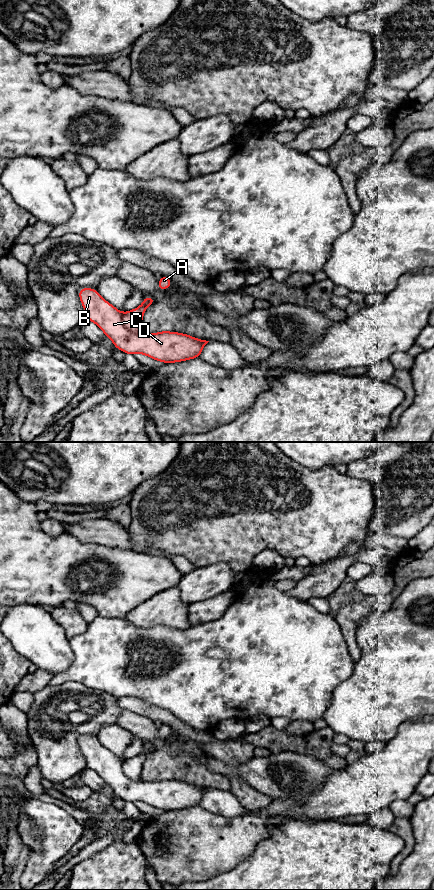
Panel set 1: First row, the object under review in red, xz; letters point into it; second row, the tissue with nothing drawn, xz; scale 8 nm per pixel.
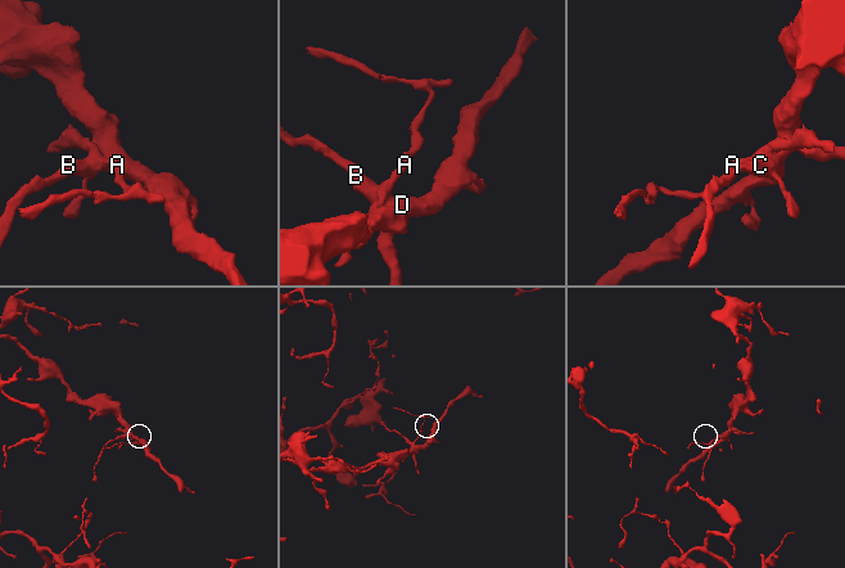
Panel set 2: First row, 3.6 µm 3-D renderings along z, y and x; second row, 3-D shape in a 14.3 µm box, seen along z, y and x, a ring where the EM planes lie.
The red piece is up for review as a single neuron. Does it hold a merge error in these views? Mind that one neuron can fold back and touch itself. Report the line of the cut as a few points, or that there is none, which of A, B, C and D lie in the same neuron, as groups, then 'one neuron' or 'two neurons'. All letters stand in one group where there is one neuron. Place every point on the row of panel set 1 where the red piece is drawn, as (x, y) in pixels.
xz (122, 313), (122, 323), (129, 330), (138, 332) | A / B C D | two neurons

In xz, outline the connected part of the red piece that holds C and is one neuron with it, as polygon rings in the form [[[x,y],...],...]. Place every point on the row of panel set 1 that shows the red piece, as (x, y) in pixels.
[[[80,288],[78,295],[87,320],[98,325],[115,348],[125,354],[141,353],[165,364],[174,363],[199,358],[209,342],[170,331],[131,332],[123,324],[123,313],[103,299],[96,289]]]

